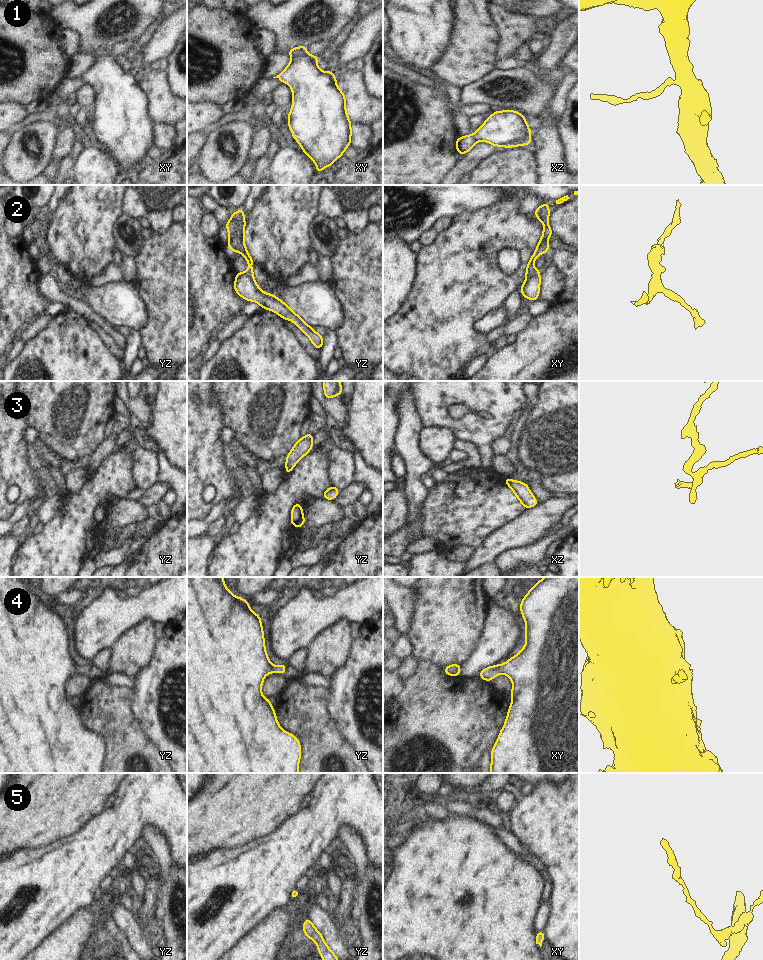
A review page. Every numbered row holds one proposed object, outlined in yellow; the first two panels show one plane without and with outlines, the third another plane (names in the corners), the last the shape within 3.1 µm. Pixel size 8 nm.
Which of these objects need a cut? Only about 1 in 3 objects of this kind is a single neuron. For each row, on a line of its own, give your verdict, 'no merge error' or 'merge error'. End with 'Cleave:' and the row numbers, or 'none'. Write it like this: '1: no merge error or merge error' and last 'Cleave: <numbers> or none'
1: no merge error
2: merge error
3: merge error
4: no merge error
5: no merge error
Cleave: 2, 3

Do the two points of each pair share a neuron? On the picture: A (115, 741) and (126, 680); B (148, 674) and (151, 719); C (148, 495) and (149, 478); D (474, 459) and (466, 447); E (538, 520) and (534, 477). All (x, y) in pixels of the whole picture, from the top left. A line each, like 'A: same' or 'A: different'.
A: different
B: same
C: different
D: same
E: different

